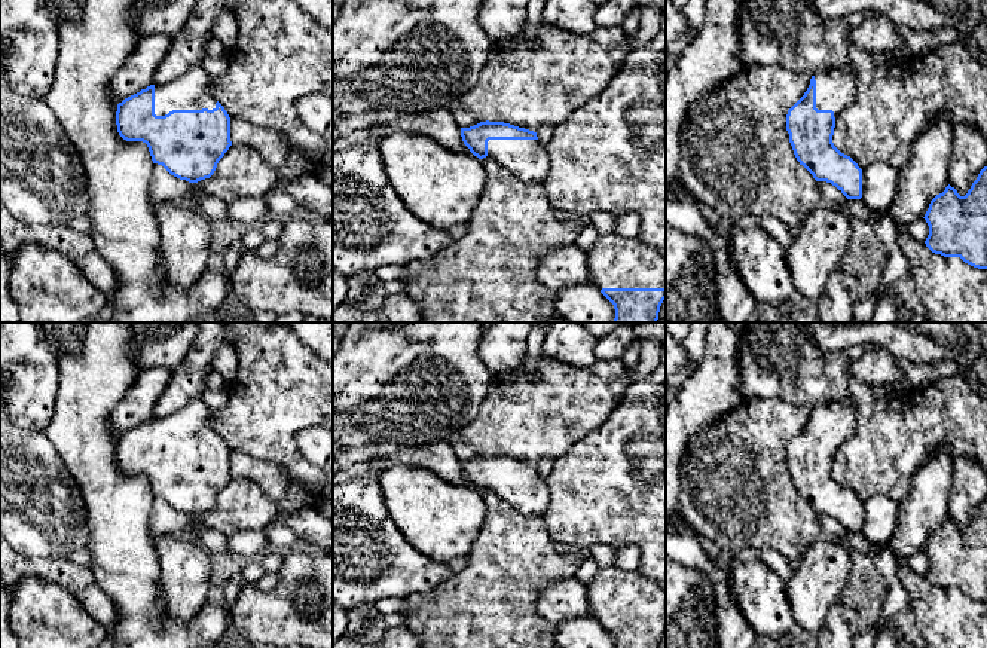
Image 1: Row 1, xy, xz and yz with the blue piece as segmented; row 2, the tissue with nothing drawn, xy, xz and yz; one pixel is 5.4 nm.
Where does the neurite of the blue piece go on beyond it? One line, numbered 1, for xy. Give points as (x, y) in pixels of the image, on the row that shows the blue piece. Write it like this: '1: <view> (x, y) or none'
1: xy (191, 91)

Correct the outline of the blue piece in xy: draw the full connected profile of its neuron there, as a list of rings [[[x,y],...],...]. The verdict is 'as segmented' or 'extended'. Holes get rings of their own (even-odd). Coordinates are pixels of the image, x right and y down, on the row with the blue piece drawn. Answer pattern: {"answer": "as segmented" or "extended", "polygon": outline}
{"answer": "extended", "polygon": [[[199,62],[166,85],[125,98],[116,111],[119,135],[146,143],[153,163],[180,180],[210,178],[232,146],[230,117],[210,83]]]}

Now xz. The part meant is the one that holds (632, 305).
{"answer": "extended", "polygon": [[[599,235],[586,251],[589,284],[615,309],[614,323],[657,323],[666,299],[666,259],[641,238]]]}

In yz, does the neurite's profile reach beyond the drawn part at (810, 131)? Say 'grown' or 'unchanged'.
grown

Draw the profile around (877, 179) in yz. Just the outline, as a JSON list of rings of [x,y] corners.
[[[876,162],[862,169],[862,201],[865,205],[884,214],[890,210],[898,195],[899,169]]]

